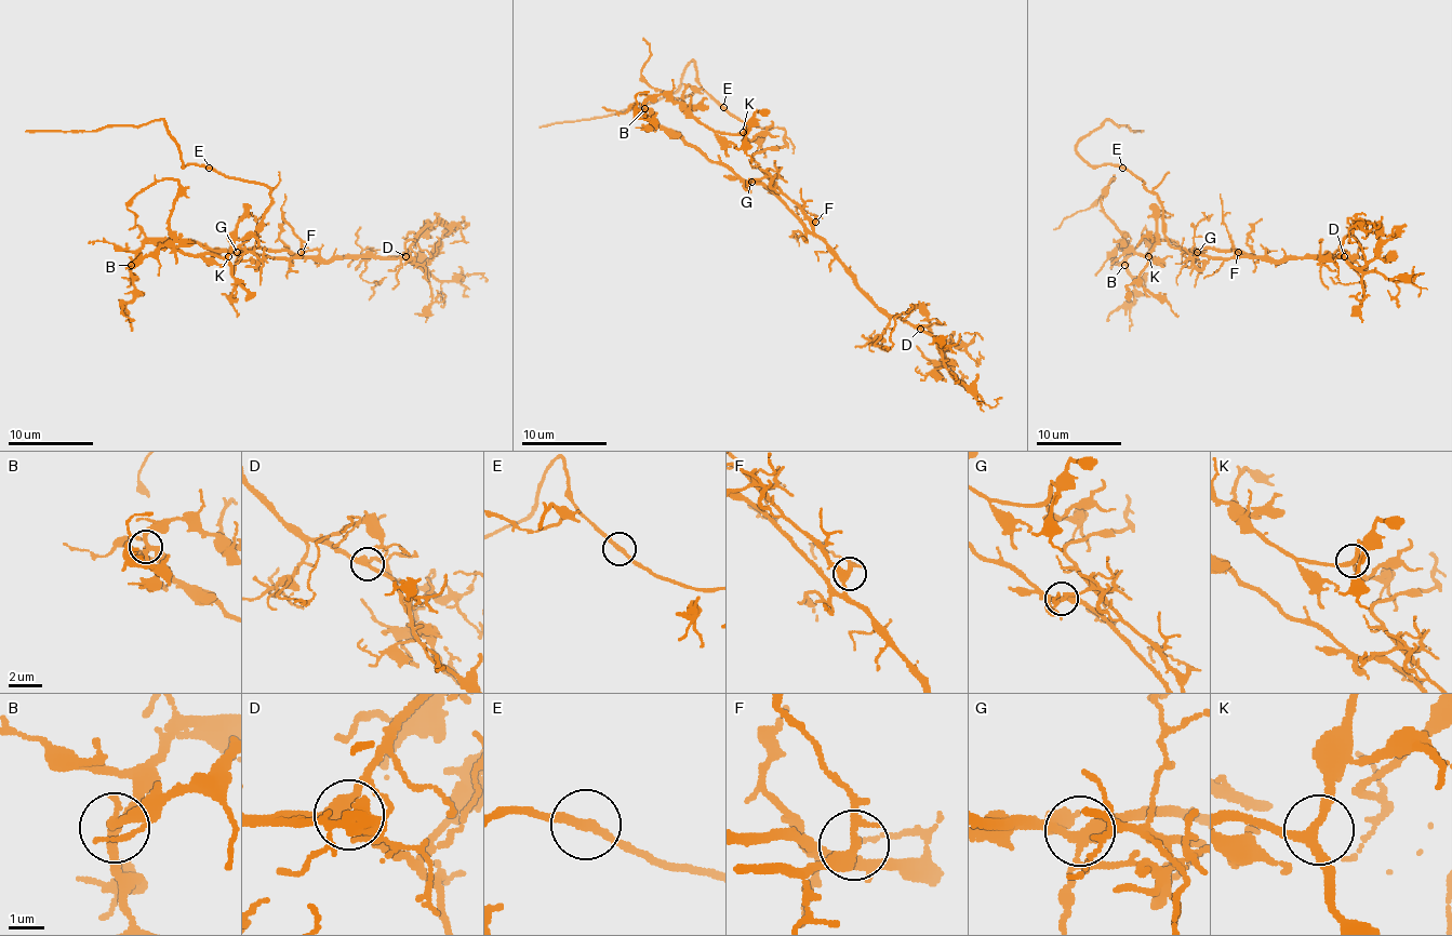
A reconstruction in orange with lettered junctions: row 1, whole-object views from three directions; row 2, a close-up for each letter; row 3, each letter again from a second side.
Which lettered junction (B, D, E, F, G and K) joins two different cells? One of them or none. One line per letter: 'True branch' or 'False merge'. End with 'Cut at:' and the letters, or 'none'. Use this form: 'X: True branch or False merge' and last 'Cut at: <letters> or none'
B: True branch
D: True branch
E: True branch
F: True branch
G: True branch
K: True branch
Cut at: none

